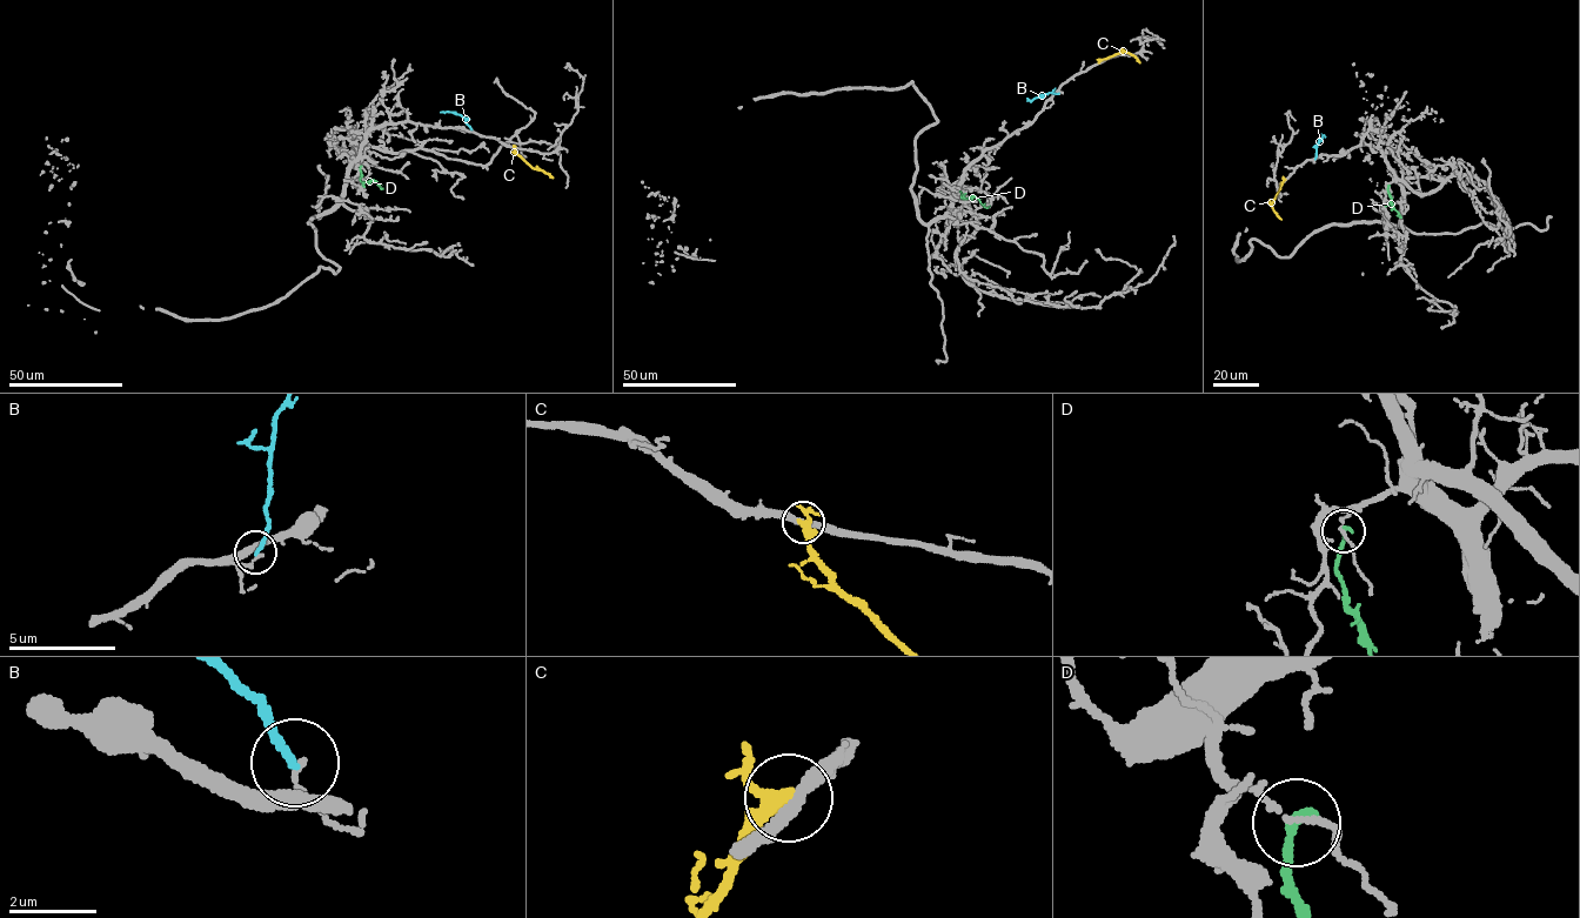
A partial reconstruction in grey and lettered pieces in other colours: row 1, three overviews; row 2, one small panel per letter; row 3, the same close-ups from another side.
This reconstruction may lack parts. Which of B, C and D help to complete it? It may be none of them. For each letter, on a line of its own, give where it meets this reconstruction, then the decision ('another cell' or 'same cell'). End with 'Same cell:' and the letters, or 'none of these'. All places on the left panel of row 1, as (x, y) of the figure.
B: (472, 129) | another cell
C: (514, 147) | another cell
D: (360, 166) | another cell
Same cell: none of these

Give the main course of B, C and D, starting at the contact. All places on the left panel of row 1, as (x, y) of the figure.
B: (472, 129), (463, 116), (441, 112)
C: (514, 147), (533, 167), (553, 178)
D: (361, 166), (361, 181), (373, 180), (387, 188)

